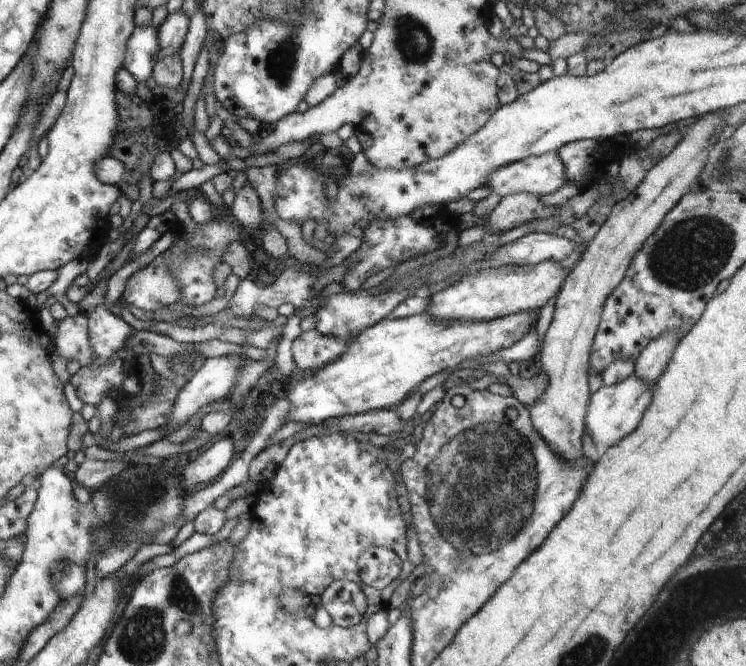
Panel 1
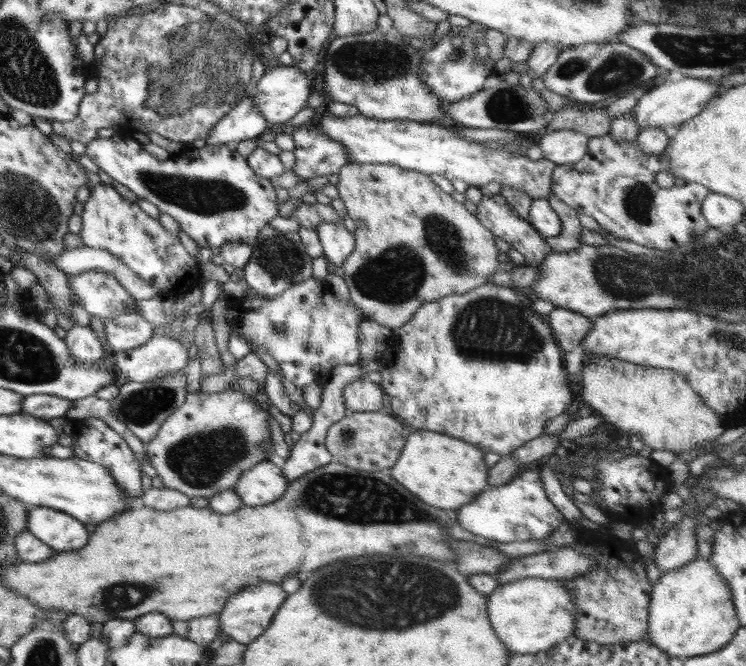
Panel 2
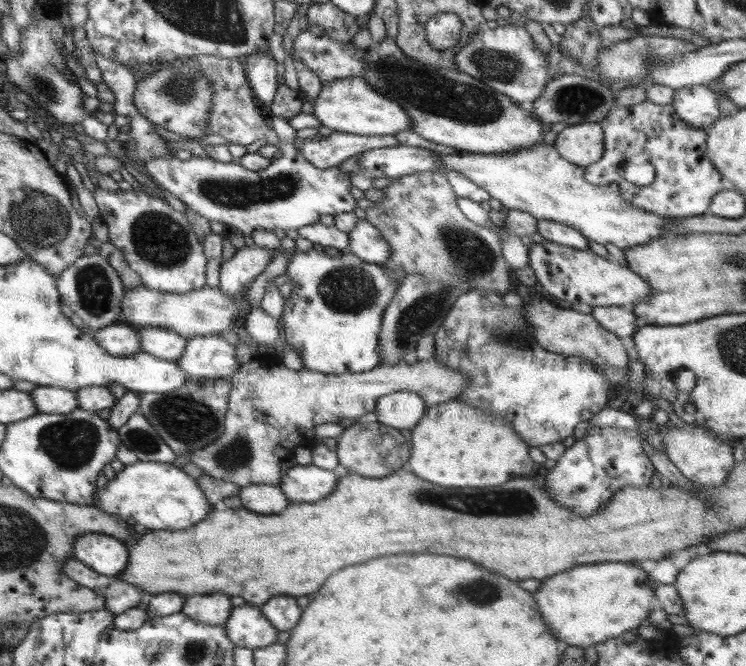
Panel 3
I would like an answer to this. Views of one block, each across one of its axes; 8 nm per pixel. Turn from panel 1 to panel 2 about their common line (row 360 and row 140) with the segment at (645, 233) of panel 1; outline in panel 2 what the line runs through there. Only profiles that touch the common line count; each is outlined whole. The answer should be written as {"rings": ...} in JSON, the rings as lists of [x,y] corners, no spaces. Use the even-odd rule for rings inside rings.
{"rings":[[[570,130],[543,132],[539,140],[544,159],[557,166],[579,162],[587,152],[589,136]]]}

